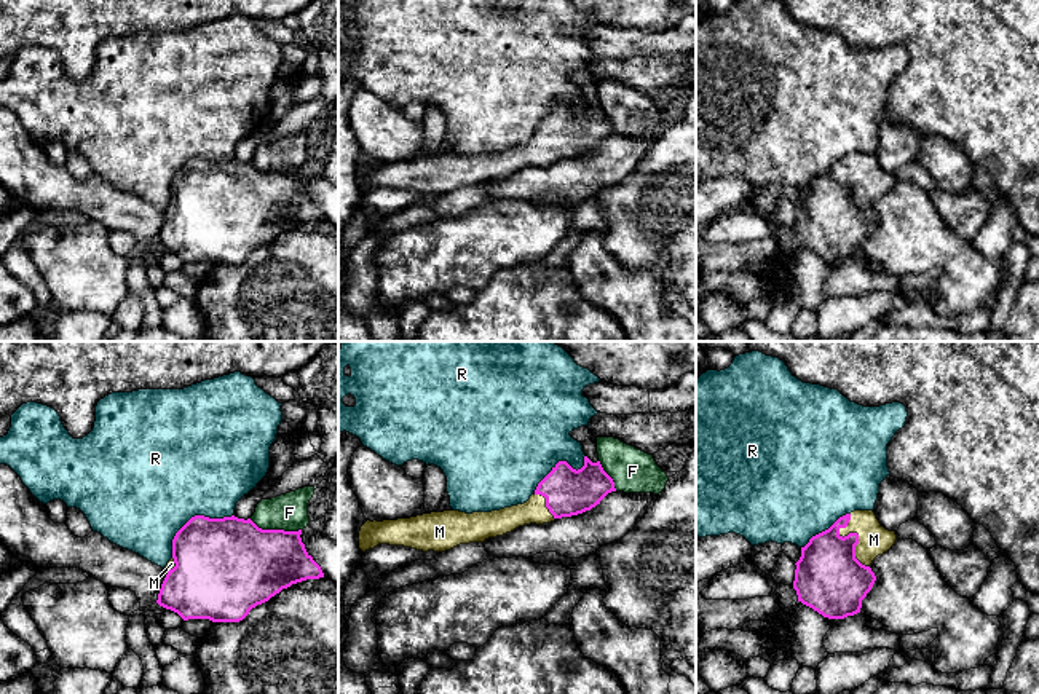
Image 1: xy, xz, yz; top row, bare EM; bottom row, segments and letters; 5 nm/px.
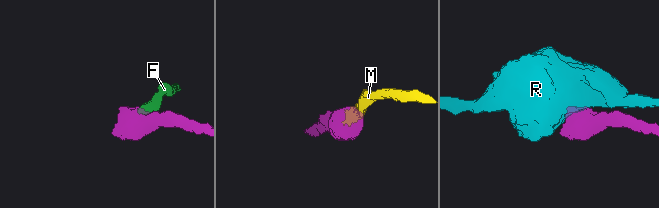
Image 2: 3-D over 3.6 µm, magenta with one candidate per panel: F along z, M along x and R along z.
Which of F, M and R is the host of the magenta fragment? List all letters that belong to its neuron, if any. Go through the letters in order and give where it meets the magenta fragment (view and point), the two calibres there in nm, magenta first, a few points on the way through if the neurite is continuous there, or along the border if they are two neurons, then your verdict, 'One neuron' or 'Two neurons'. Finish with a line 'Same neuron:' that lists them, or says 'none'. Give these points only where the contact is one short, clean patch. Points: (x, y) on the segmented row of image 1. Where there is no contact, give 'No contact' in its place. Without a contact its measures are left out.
F: Touches magenta at xy (275, 530). Thickness 420 nm (magenta) against 190 nm. Boundary: xy (249, 519), (262, 528), (300, 530). Two neurons
M: Touches magenta at yz (856, 533). Thickness 320 nm (magenta) against 160 nm. One neuron
R: Touches magenta at xy (192, 517). Thickness 420 nm (magenta) against 500 nm. Two neurons
Same neuron: M

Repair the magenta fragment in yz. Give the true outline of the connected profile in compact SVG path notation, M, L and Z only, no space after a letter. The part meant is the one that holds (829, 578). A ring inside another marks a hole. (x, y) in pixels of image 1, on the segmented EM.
M854 511L801 547L793 589L798 601L828 619L860 613L876 576L870 565L897 541L873 511Z

